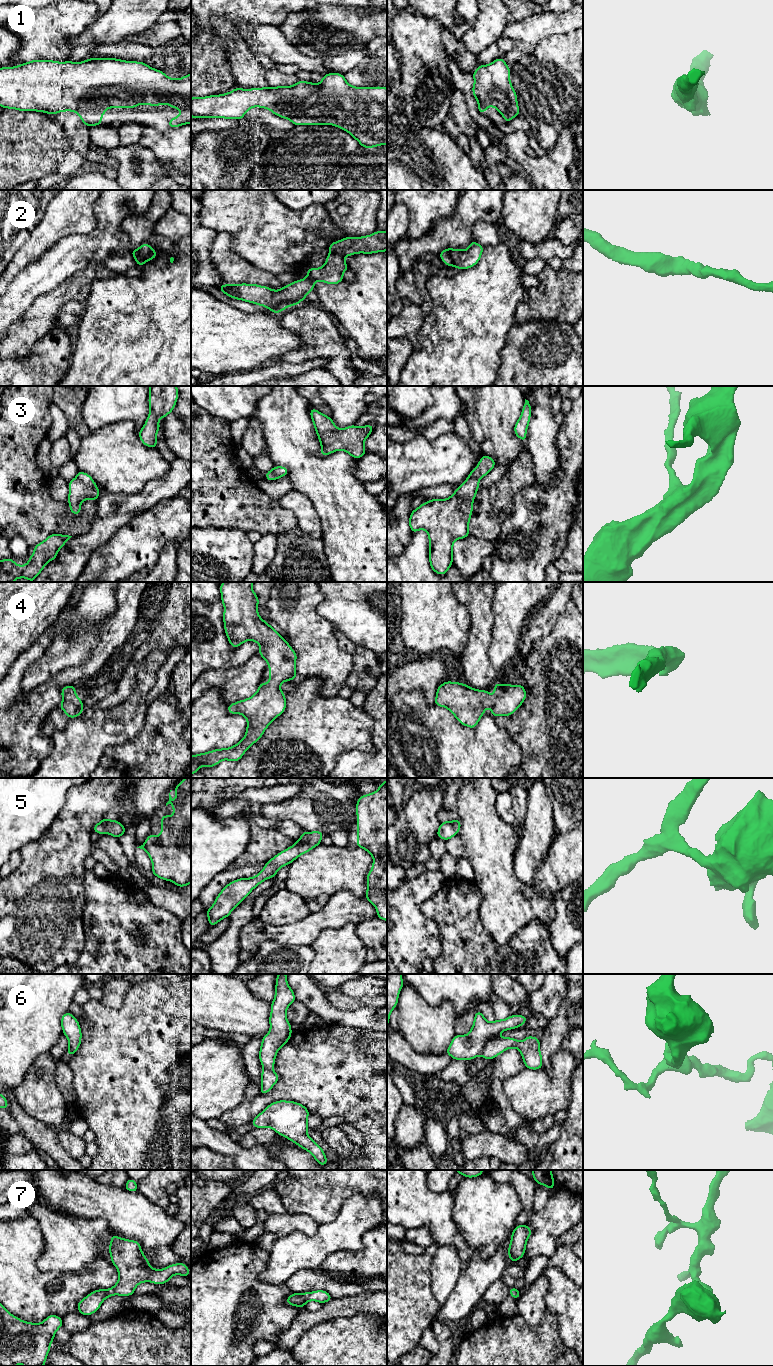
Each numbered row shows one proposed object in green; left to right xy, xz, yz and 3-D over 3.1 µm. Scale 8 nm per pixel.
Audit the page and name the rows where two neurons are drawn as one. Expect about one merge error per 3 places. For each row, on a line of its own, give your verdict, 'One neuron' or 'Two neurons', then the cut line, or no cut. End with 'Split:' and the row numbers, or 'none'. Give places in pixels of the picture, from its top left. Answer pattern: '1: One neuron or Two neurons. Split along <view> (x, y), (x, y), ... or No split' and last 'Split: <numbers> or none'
1: One neuron. No split
2: One neuron. No split
3: One neuron. No split
4: One neuron. No split
5: One neuron. No split
6: Two neurons. Split along yz (497, 1035), (486, 1043), (480, 1054)
7: One neuron. No split
Split: 6

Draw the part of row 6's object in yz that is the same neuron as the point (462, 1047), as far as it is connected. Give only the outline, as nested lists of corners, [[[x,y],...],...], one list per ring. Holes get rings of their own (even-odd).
[[[477,1010],[473,1026],[467,1035],[455,1035],[445,1051],[453,1060],[472,1060],[481,1055],[486,1043],[498,1036],[502,1031],[519,1028],[528,1017],[520,1014],[511,1015],[504,1020],[498,1018],[490,1023],[484,1015]]]

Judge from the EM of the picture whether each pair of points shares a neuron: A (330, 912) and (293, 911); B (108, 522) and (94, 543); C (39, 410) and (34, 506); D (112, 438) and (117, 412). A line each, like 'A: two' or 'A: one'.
A: two
B: one
C: one
D: two

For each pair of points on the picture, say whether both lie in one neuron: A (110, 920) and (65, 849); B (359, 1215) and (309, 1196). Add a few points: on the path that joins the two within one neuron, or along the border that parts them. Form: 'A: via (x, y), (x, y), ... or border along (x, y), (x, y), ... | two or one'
A: border along (86, 870), (83, 876), (84, 903) | two
B: border along (361, 1195), (350, 1196), (339, 1213), (323, 1223) | two

